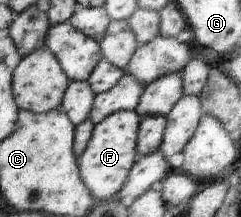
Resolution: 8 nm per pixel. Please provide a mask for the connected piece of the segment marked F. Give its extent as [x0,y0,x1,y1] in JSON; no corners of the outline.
[79,111,144,201]

